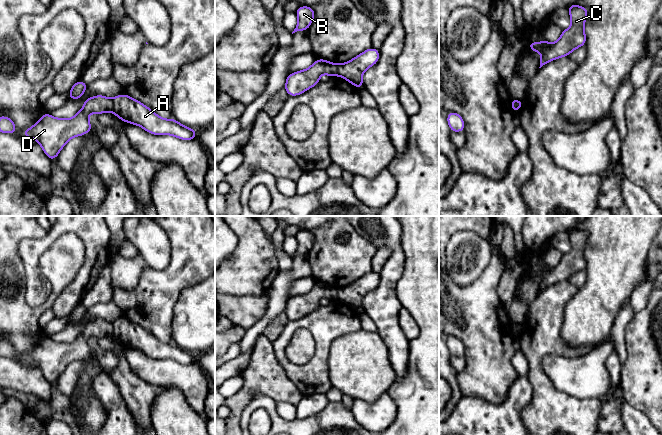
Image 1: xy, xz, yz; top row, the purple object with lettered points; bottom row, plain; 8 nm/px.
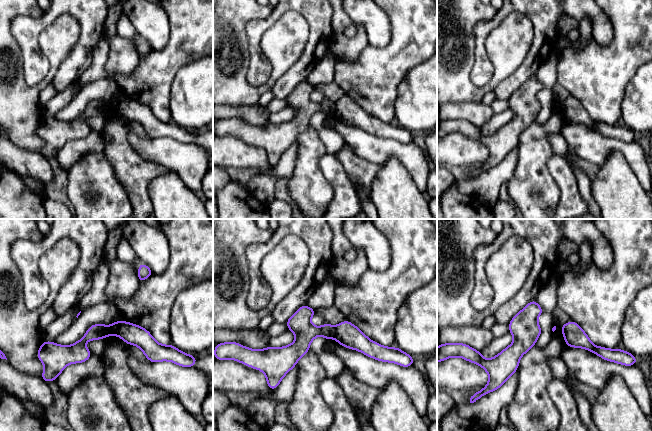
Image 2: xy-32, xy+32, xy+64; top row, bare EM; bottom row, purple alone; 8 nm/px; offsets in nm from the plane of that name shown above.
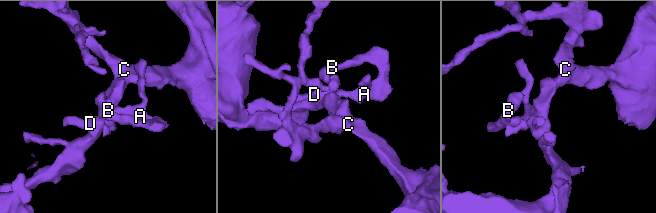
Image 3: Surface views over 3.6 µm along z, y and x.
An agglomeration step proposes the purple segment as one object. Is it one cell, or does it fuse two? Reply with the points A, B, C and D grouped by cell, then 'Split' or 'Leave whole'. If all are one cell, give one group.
Groups: A B / C D. Split

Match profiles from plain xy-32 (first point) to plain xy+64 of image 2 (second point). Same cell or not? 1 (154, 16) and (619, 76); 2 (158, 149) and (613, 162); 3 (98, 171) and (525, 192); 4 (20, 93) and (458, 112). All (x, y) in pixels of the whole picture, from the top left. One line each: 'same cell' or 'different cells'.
1: different cells
2: different cells
3: different cells
4: different cells

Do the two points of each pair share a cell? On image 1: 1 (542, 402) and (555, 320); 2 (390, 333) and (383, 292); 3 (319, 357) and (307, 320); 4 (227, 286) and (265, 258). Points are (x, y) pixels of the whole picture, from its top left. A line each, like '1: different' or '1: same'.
1: same
2: same
3: same
4: same

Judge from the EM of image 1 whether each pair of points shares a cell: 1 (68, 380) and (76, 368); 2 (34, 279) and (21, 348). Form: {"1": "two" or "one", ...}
{"1": "one", "2": "two"}

